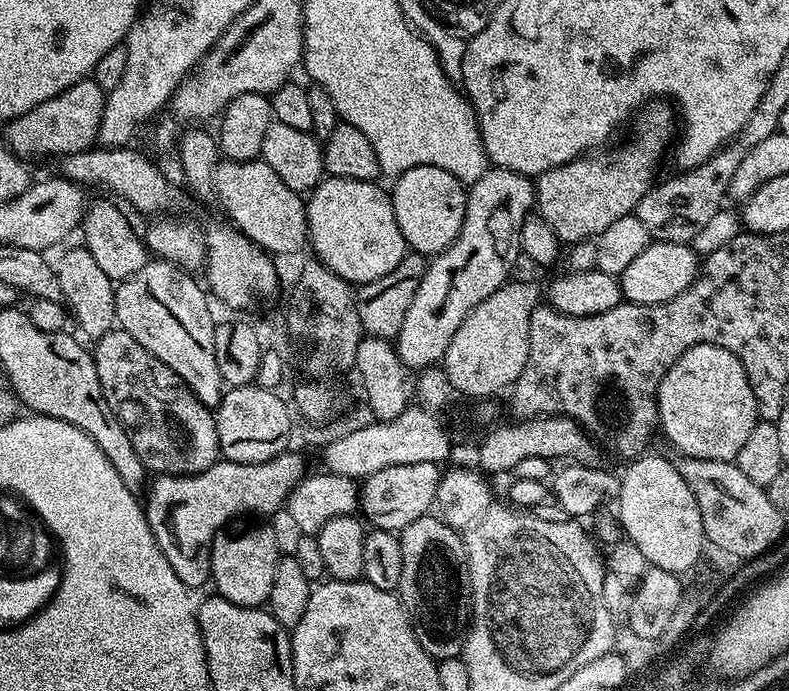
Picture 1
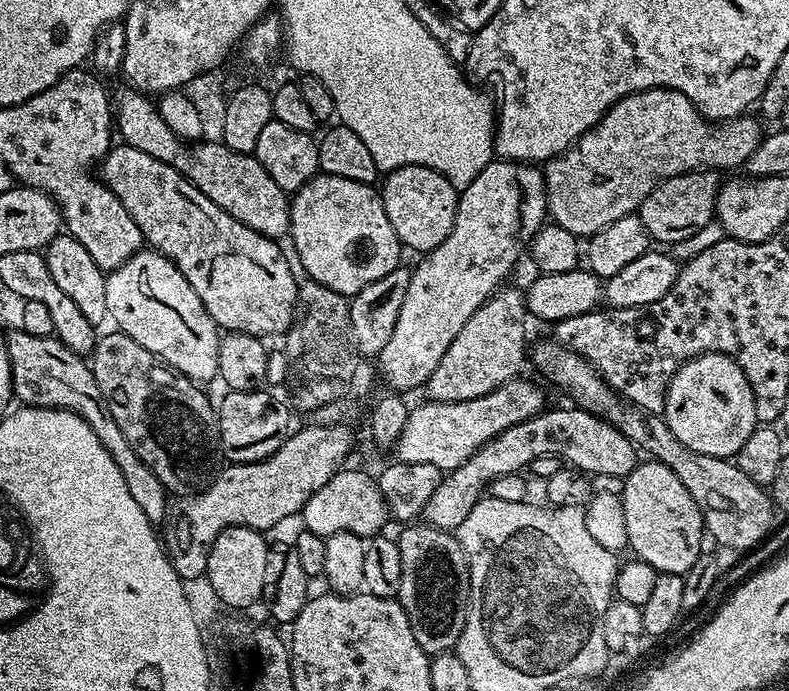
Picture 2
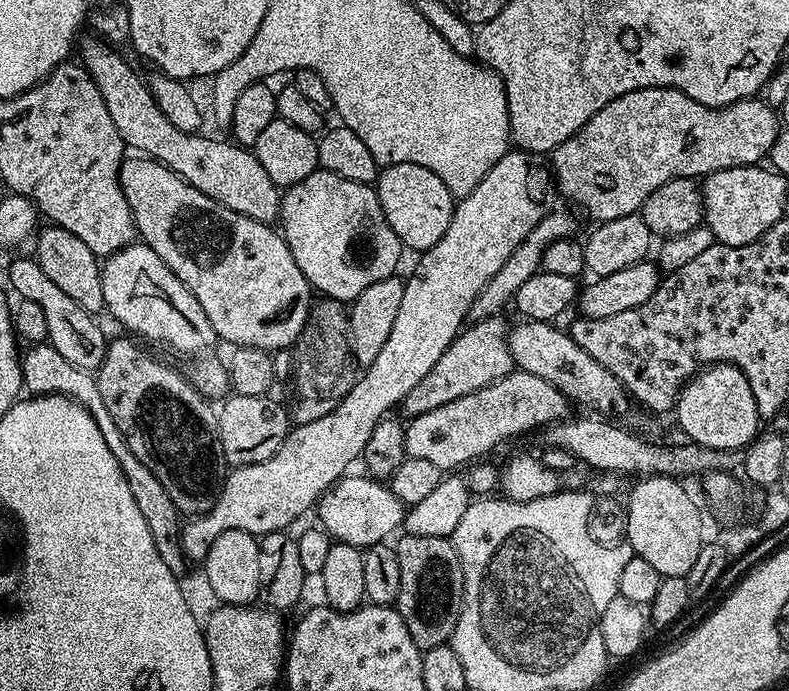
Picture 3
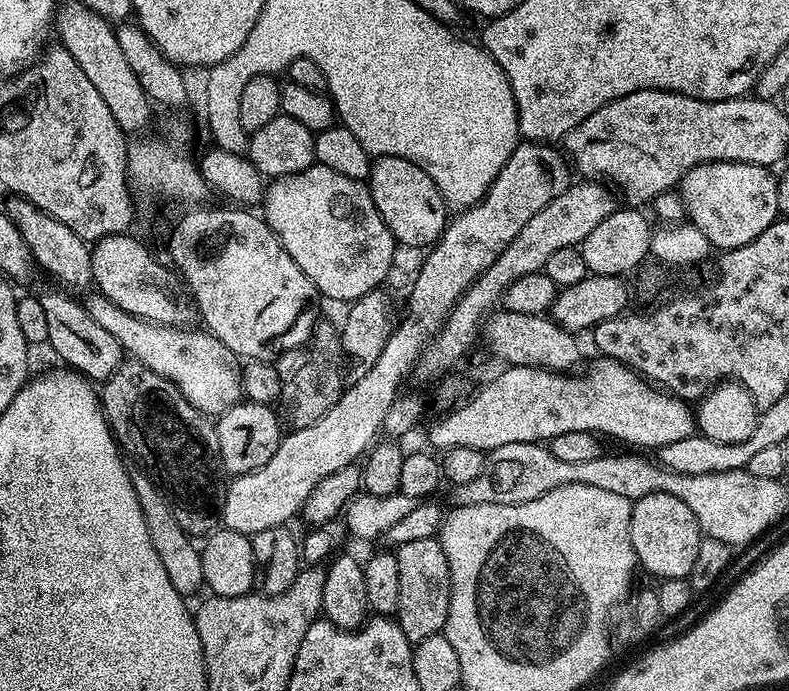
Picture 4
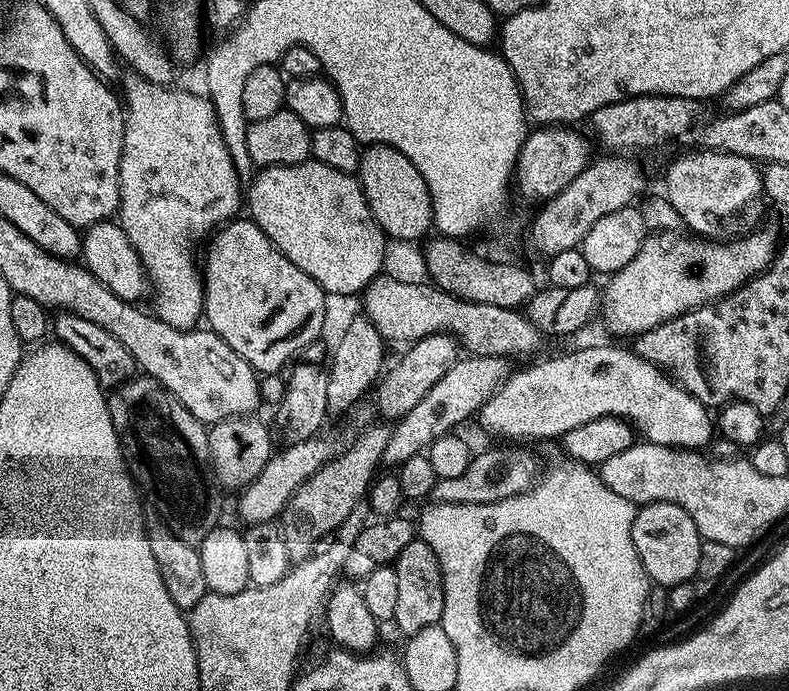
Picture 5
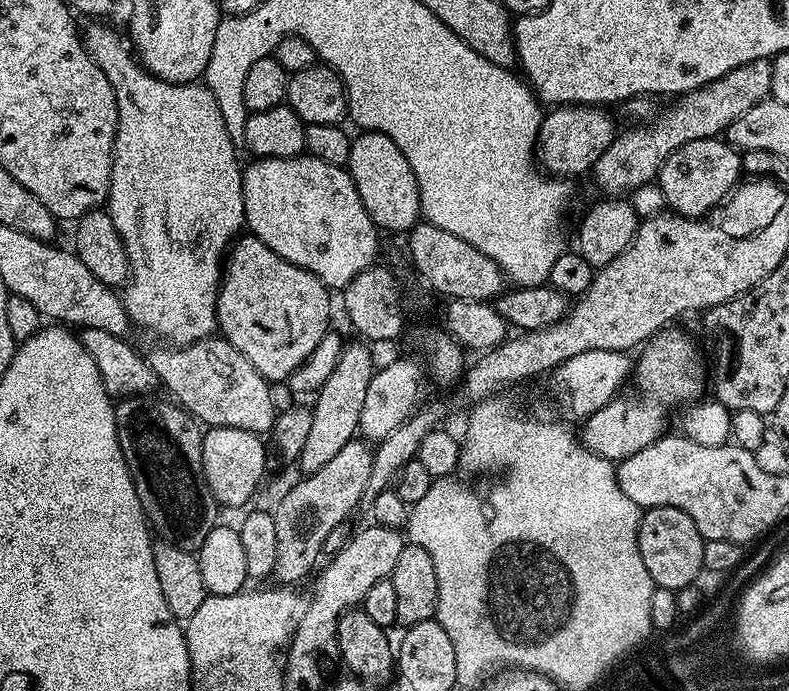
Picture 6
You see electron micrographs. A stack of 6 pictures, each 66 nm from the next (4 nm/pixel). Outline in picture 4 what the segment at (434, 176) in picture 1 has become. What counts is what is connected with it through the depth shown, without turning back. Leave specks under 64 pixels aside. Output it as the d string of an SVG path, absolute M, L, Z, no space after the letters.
M377 156L366 183L374 198L374 206L378 206L378 214L382 214L382 222L386 222L397 245L427 249L444 235L450 209L438 186L434 186L434 178L430 178L422 166L414 166L414 162L397 156Z

